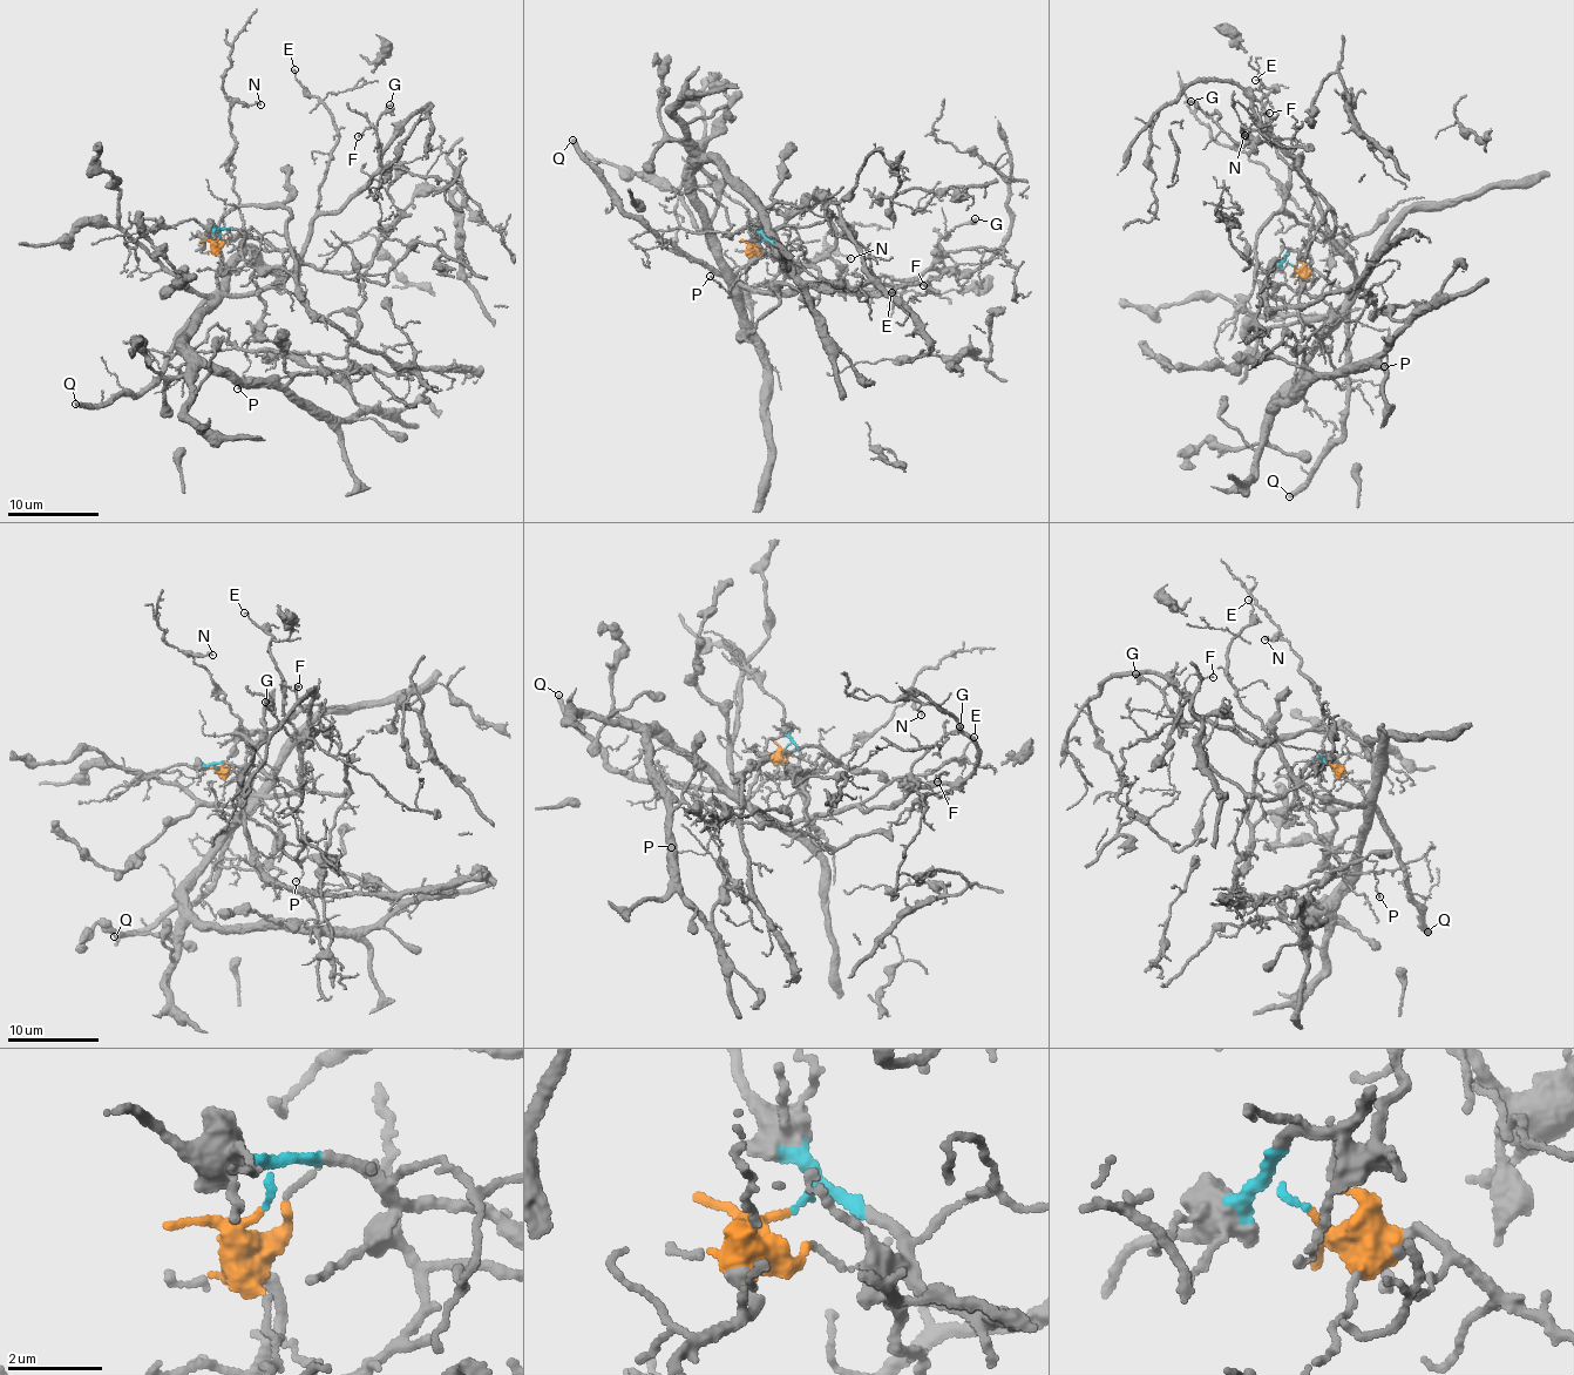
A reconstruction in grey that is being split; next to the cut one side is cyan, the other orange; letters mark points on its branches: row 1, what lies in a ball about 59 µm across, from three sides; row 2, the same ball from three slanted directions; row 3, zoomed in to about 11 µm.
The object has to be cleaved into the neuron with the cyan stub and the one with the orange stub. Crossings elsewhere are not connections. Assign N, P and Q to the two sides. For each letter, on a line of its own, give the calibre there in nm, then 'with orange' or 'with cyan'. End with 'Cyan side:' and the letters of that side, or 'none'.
N: 160 nm thick; with cyan
P: 110 nm thick; with cyan
Q: 400 nm thick; with orange
Cyan side: N, P

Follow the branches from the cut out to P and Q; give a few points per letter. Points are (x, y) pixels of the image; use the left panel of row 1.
P: (219, 239), (246, 237), (236, 207), (290, 214), (296, 268), (253, 272), (265, 309), (237, 388)
Q: (219, 239), (217, 251), (223, 257), (215, 290), (176, 343), (158, 381), (96, 405), (75, 404)

